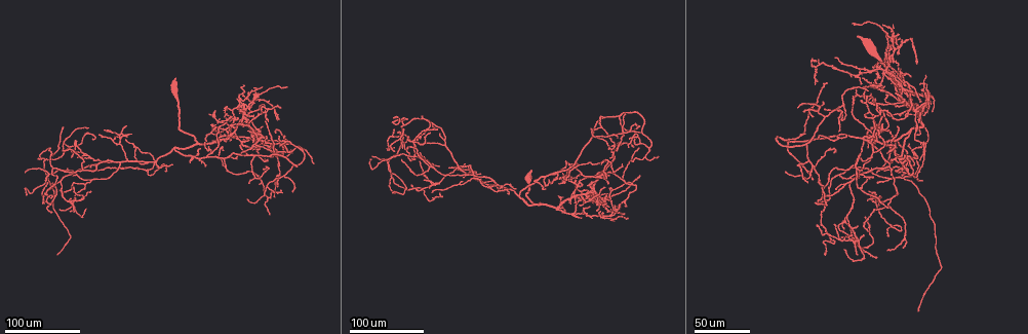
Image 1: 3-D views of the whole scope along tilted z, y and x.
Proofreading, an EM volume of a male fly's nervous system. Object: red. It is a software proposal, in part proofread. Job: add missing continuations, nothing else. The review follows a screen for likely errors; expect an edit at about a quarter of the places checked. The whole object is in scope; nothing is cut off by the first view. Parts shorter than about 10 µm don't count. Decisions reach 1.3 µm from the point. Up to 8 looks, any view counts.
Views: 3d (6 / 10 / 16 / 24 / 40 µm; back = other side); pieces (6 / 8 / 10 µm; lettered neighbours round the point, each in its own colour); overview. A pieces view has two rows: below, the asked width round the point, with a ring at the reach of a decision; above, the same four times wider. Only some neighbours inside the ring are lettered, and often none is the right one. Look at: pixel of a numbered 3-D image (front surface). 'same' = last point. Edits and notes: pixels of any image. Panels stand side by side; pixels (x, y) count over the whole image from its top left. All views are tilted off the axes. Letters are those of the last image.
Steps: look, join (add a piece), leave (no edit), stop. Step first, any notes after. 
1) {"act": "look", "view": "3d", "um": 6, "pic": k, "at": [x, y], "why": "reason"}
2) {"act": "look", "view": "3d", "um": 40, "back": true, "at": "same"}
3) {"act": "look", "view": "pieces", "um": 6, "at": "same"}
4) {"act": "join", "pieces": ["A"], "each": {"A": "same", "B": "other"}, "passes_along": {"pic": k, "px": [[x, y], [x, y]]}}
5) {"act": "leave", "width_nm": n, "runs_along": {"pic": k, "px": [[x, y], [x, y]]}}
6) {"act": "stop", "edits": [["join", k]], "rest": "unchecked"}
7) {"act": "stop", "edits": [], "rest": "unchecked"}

{"act": "look", "view": "3d", "um": 24, "pic": 1, "at": [533, 179], "why": "branch stops here"}

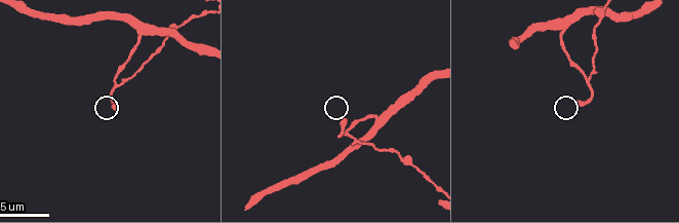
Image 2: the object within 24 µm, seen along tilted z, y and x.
{"act": "look", "view": "pieces", "um": 10, "pic": 2, "at": [344, 119], "why": "see the neighbours"}

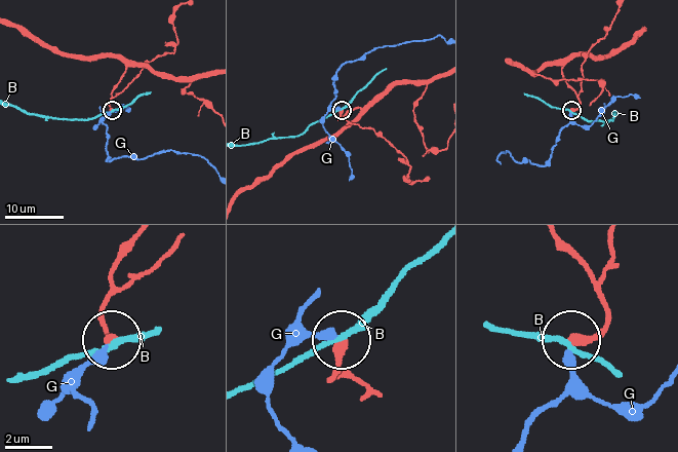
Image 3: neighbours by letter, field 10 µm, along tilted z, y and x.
{"act": "join", "pieces": ["G"], "width_nm": 390, "each": {"B": "other", "G": "same"}, "passes_along": {"pic": 3, "px": [[107, 297], [108, 346], [75, 388], [93, 418]]}, "found": "it goes on there"}

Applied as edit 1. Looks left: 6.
{"act": "look", "view": "overview"}

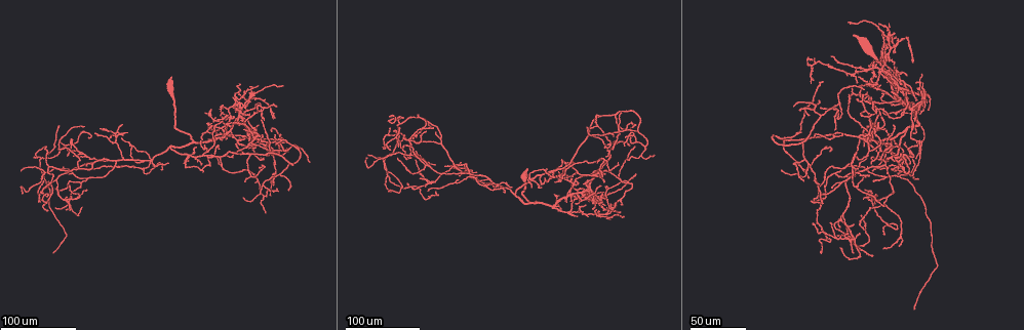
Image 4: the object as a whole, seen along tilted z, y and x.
{"act": "look", "view": "3d", "um": 24, "pic": 4, "at": [905, 97], "why": "free end"}

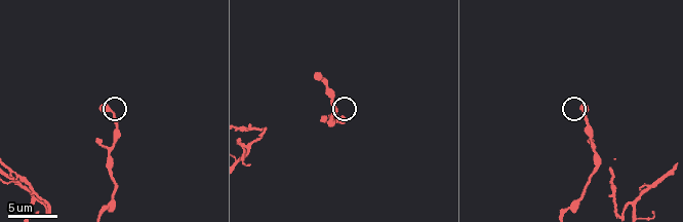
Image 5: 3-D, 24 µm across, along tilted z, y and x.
{"act": "look", "view": "pieces", "um": 6, "pic": 5, "at": [101, 108]}

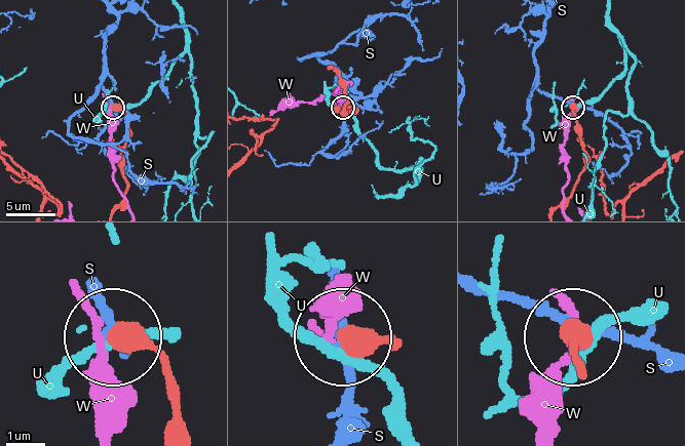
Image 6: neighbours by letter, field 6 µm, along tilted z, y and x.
{"act": "leave", "each": {"S": "other", "U": "other", "W": "other"}, "runs_along": {"pic": 6, "px": [[394, 349], [343, 339]]}, "found": "no lettered piece goes on from it"}

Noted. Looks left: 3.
{"act": "look", "view": "3d", "um": 24, "pic": 4, "at": [169, 163], "why": "end of a long branch"}

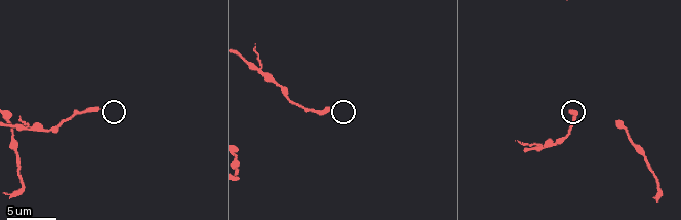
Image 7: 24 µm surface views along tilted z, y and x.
{"act": "look", "view": "pieces", "um": 6, "pic": 7, "at": [98, 107]}

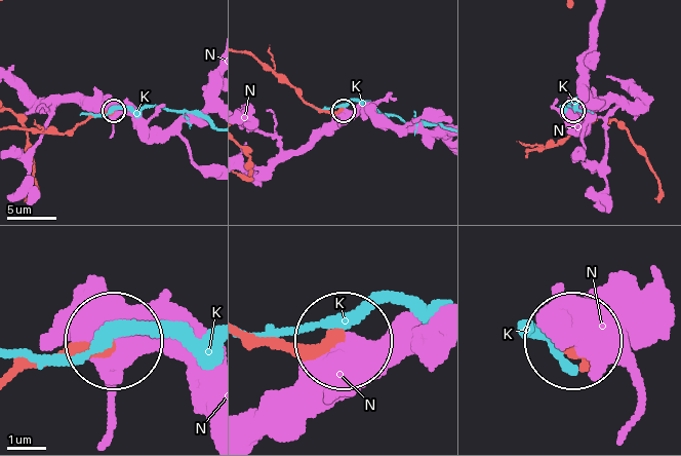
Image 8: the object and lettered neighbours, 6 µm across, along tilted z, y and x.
{"act": "leave", "width_nm": 360, "each": {"K": "other", "N": "other"}, "runs_along": {"pic": 8, "px": [[15, 127], [66, 134], [92, 117], [113, 112]]}, "found": "no lettered piece goes on from it"}

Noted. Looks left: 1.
{"act": "stop", "edits": [["join", 3]], "rest": "unchecked"}

